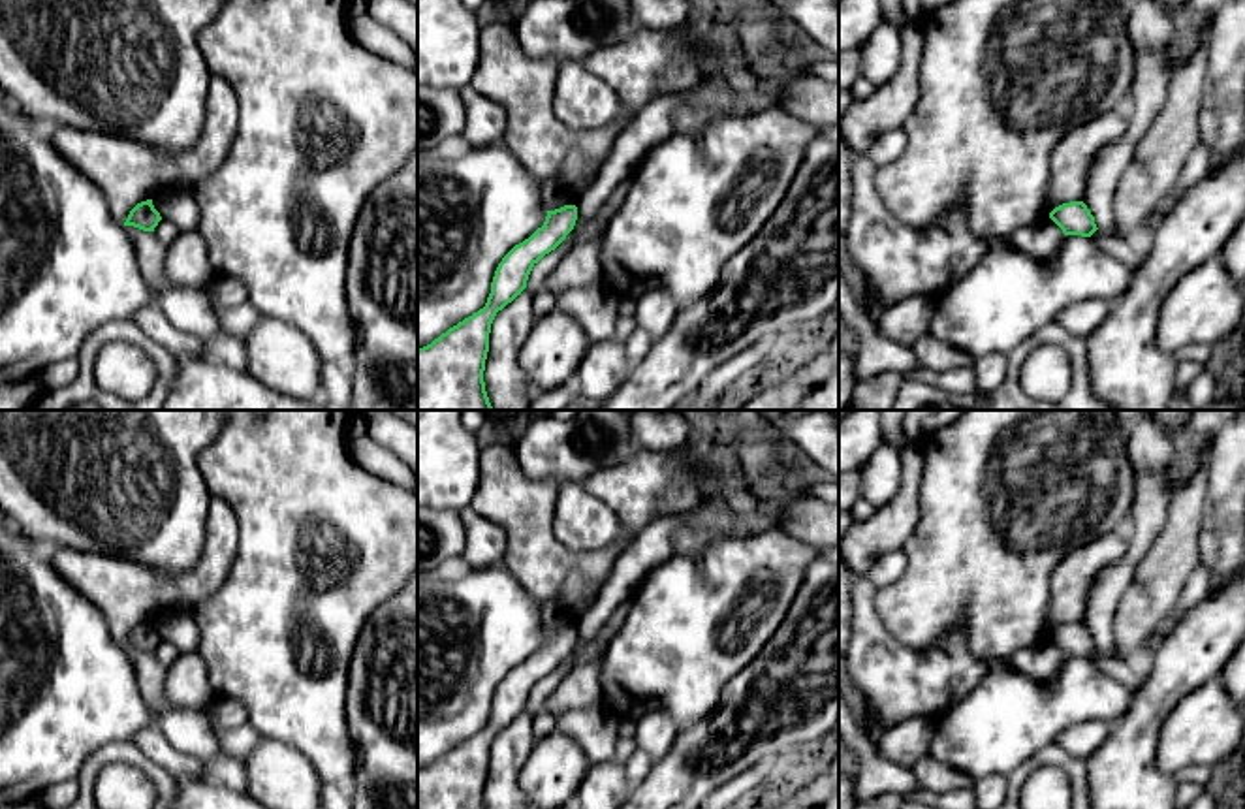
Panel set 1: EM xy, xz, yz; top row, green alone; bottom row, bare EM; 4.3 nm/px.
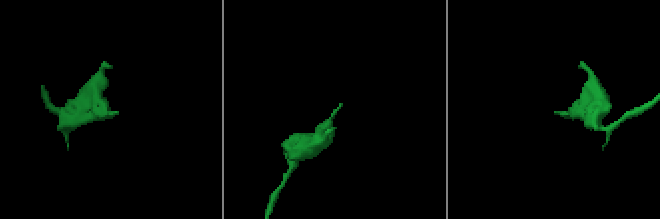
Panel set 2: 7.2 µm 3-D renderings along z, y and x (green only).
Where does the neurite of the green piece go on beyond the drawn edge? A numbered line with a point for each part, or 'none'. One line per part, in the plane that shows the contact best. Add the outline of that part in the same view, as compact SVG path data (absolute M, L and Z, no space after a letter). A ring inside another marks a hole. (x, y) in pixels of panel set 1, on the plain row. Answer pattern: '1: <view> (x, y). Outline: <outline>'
none

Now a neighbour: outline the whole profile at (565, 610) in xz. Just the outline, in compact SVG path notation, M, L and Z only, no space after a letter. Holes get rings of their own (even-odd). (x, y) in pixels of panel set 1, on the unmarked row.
M574 572L553 600L542 602L542 623L547 632L575 627L592 602L592 591L585 579Z

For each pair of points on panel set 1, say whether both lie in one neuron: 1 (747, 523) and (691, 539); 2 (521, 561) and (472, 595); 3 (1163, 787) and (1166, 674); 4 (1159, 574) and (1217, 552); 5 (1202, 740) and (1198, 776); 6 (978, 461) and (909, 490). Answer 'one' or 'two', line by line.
1: one
2: two
3: one
4: two
5: two
6: two

